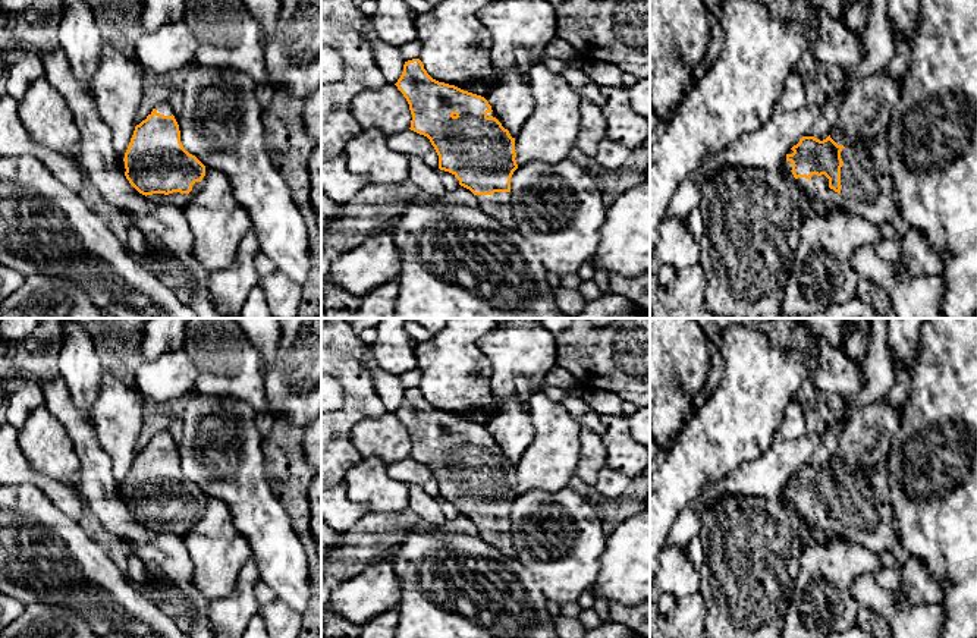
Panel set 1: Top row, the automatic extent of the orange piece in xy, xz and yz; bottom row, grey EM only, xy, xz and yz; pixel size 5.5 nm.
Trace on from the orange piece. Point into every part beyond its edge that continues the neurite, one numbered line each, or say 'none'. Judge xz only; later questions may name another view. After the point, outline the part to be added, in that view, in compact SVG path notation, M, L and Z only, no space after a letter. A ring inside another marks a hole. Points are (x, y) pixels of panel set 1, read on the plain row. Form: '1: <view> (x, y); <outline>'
1: xz (499, 534); M494 521L491 524L475 524L478 537L486 543L496 547L508 556L516 556L516 550L512 541L512 524L511 521Z

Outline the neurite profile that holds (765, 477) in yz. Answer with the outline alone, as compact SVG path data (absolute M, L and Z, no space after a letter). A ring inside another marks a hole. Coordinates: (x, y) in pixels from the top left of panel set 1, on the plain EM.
M805 431L792 440L777 436L757 459L703 488L678 513L659 551L653 595L670 594L681 600L698 594L700 571L692 566L685 549L694 537L700 537L703 513L709 505L725 497L777 497L788 480L820 449L820 444L820 433Z

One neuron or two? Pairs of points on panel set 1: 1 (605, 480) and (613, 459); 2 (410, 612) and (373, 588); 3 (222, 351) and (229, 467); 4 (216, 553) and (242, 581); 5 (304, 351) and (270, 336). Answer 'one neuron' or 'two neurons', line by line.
1: two neurons
2: two neurons
3: two neurons
4: two neurons
5: two neurons

